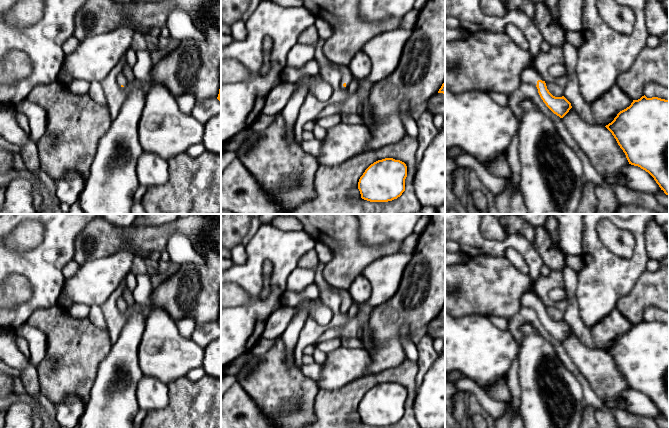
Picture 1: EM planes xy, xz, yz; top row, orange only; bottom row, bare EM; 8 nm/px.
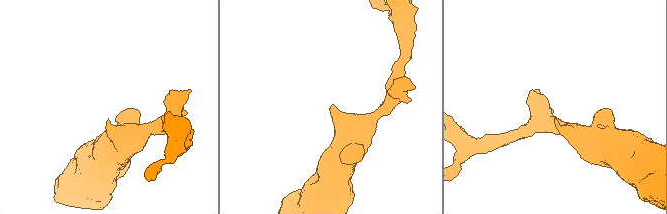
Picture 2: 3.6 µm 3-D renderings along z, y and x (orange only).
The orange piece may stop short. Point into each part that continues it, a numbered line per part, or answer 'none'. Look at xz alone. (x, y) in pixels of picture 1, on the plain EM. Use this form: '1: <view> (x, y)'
1: xz (347, 300)

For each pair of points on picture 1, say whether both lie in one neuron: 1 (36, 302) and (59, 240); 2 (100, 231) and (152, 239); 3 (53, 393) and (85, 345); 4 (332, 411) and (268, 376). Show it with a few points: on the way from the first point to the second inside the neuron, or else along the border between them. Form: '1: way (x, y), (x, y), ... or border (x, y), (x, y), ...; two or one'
1: way (46, 287), (46, 261), (51, 255); one
2: way (113, 238), (139, 239); one
3: way (56, 381), (71, 364), (73, 357); one
4: border (319, 389), (315, 398), (315, 417); two

